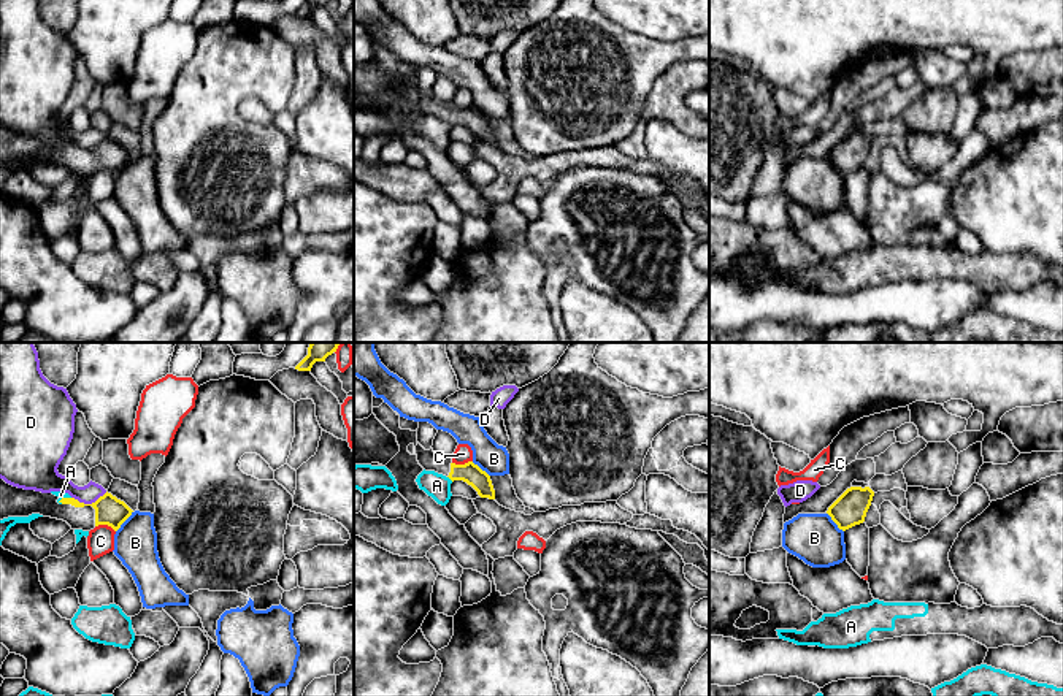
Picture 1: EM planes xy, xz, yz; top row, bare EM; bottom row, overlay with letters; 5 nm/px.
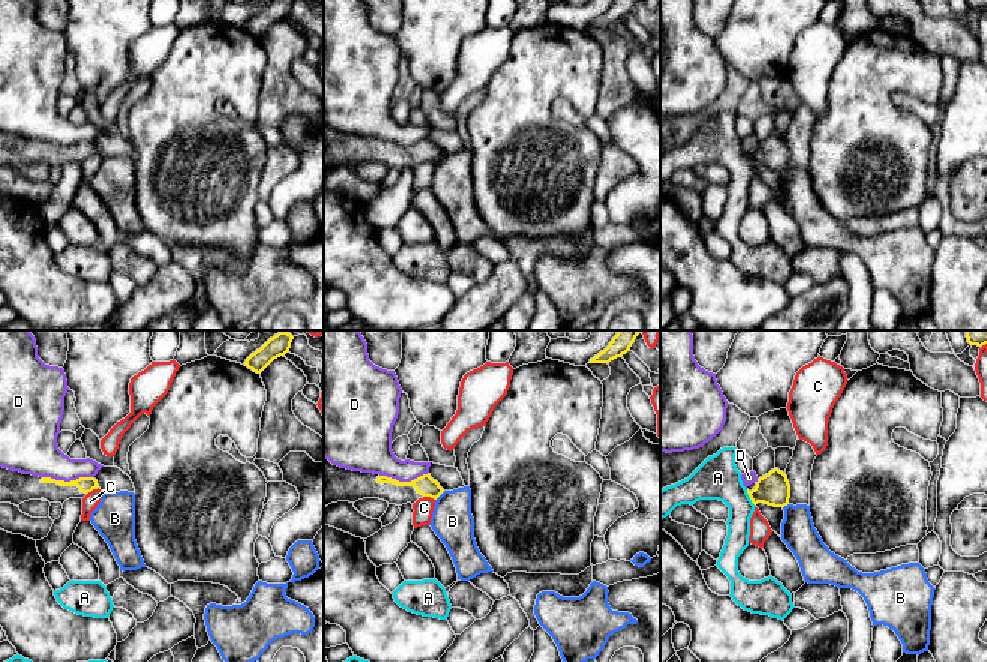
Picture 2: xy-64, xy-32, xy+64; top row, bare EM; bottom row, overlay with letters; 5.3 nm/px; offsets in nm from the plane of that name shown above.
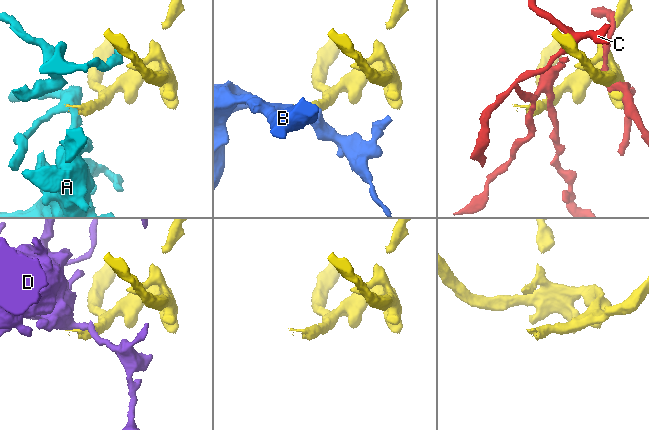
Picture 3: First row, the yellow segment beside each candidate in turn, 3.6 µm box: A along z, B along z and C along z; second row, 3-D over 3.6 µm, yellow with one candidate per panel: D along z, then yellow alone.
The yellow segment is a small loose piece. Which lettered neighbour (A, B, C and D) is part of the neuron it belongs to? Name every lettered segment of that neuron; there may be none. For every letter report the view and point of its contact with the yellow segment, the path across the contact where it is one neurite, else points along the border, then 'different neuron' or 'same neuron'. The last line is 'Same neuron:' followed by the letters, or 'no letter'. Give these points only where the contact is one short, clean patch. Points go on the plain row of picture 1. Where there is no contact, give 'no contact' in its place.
A: meets yellow in xz at (451, 124); different neuron
B: meets yellow in xy at (124, 165); border along xy (132, 156), (116, 176); different neuron
C: meets yellow in xy at (105, 168); different neuron
D: meets yellow in xy at (89, 149); different neuron
Same neuron: no letter

